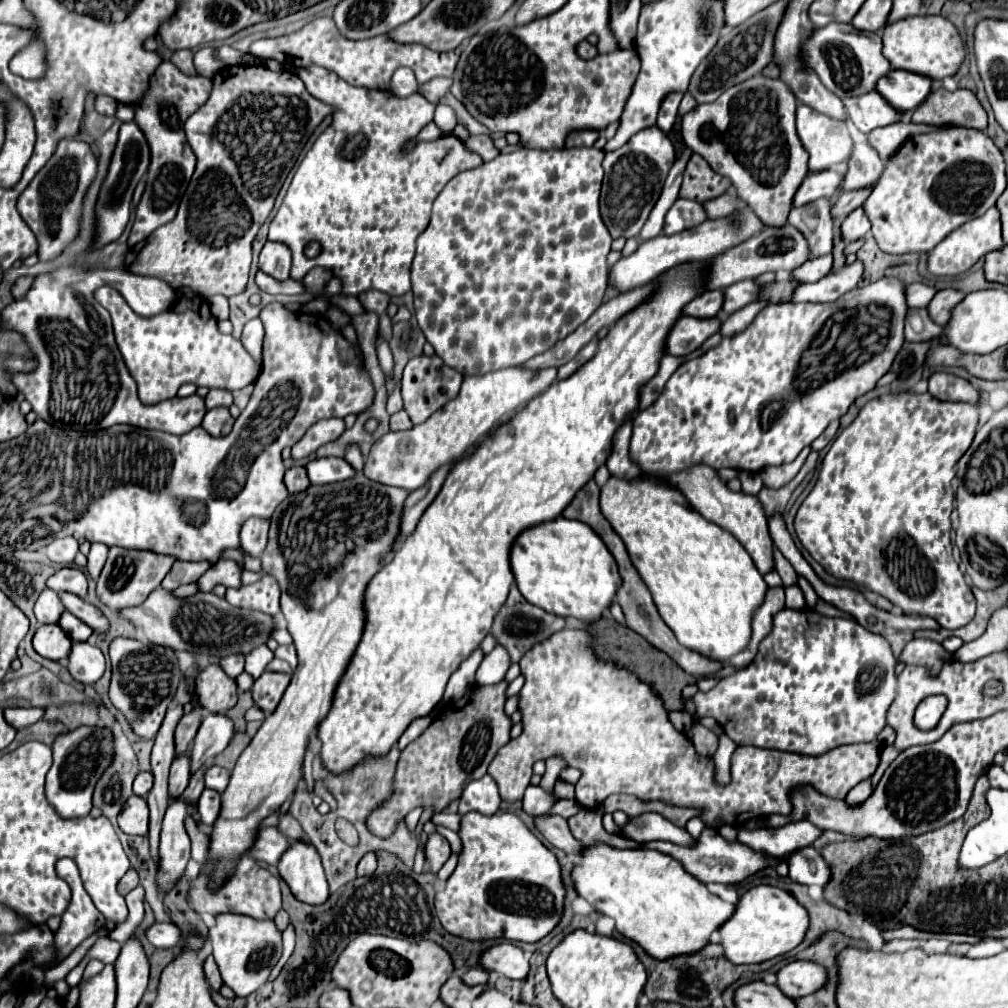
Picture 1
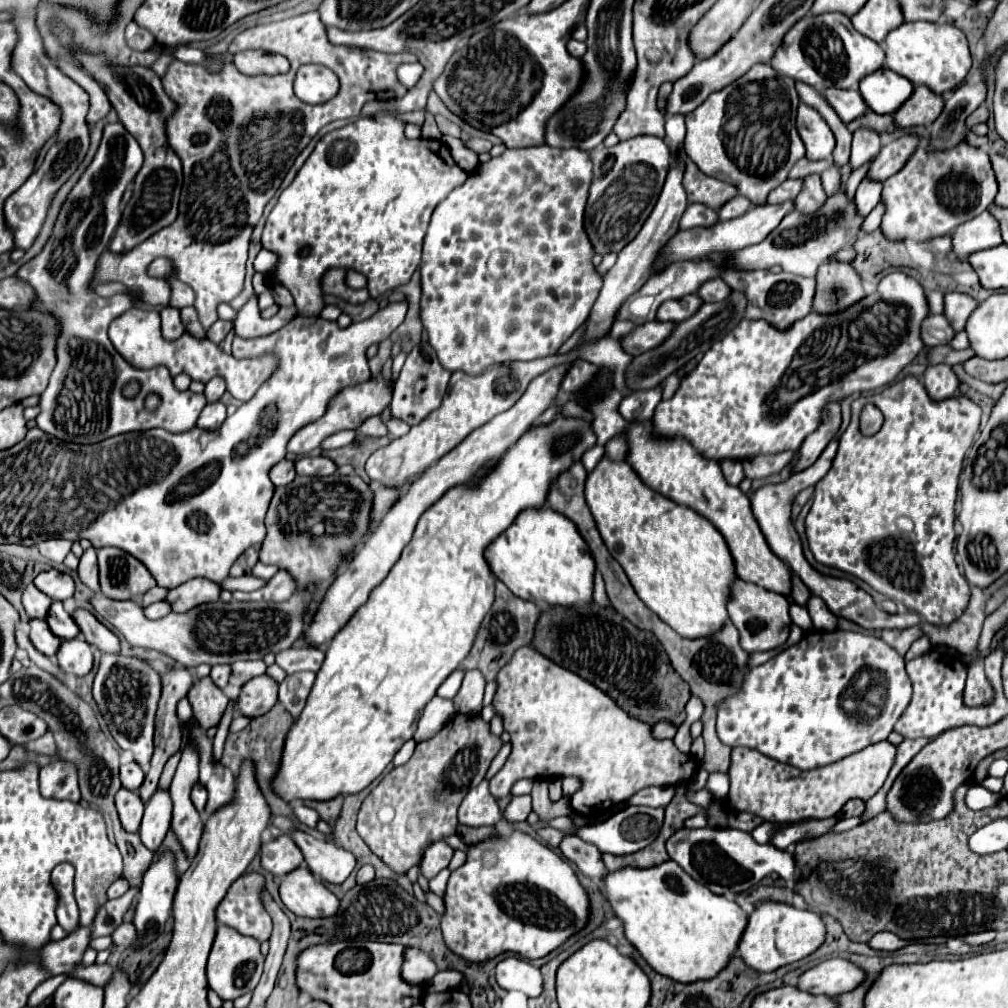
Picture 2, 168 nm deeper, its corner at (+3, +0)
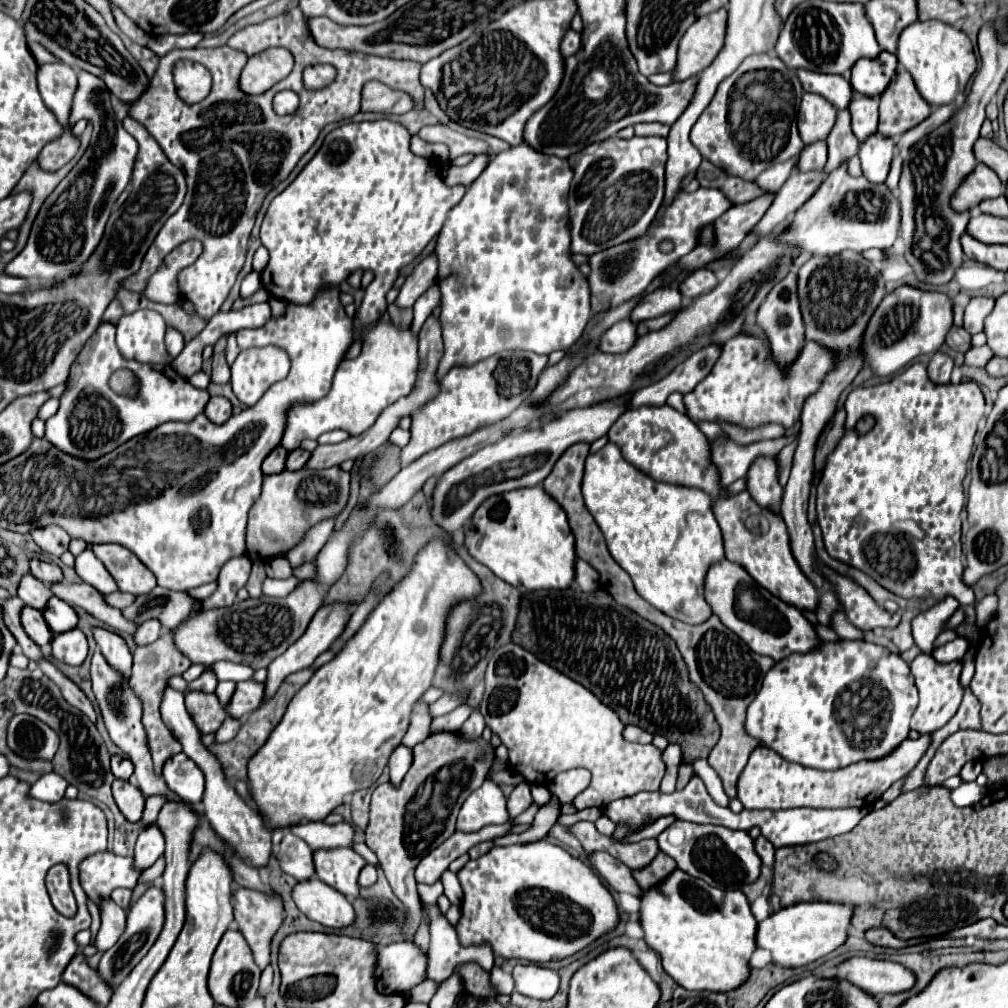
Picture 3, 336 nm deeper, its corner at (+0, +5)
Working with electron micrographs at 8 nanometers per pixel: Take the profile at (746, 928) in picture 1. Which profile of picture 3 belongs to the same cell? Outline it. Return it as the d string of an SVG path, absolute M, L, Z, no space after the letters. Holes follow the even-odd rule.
M828 902L794 904L758 922L756 946L770 950L772 964L776 966L782 966L782 968L804 966L830 954L840 944L844 944L850 916L852 916L852 906L846 906L846 904L828 904Z

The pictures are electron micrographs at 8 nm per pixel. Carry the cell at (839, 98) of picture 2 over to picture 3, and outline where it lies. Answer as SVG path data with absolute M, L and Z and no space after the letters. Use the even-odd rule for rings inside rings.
M798 70L798 78L800 78L802 88L806 92L814 92L814 94L824 96L838 110L848 108L852 102L852 94L854 94L852 84L850 84L850 80L846 80L842 76Z

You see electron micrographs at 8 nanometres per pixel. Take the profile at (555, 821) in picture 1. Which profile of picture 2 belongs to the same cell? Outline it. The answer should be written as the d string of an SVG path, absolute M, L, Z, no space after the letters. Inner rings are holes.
M565 837L559 845L561 853L573 861L579 871L595 881L601 881L607 875L607 869L601 861L601 851L593 843L585 843L579 837Z

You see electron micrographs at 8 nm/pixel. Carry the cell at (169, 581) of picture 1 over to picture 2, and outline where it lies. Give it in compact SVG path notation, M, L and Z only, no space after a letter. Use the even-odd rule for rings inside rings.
M153 587L153 589L149 589L143 597L141 597L141 607L145 609L147 605L151 605L151 603L155 603L155 601L161 601L165 595L167 595L169 591L167 589L163 589L163 587Z

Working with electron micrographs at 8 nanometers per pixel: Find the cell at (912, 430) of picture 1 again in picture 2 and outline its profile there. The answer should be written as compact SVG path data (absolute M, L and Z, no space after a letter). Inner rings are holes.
M913 375L885 387L871 397L859 397L851 405L851 423L841 435L837 457L829 473L815 485L813 507L807 515L809 549L823 565L841 569L869 583L885 597L907 605L909 611L923 615L929 623L947 625L963 615L967 609L971 589L967 579L959 573L953 553L955 541L955 499L961 463L973 437L979 429L981 407L965 395L935 401L929 397L923 383ZM873 403L881 409L885 423L881 437L863 437L859 433L859 413L863 405ZM897 517L909 517L915 523L911 533L895 527Z

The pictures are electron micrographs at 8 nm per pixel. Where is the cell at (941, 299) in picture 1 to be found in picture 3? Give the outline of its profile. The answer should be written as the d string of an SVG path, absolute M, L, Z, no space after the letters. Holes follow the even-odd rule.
M972 298L964 310L964 330L970 334L982 332L984 326L984 318L988 316L988 312L992 312L992 304L994 298Z

